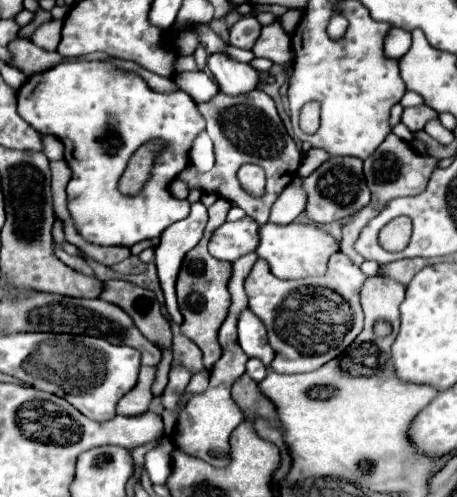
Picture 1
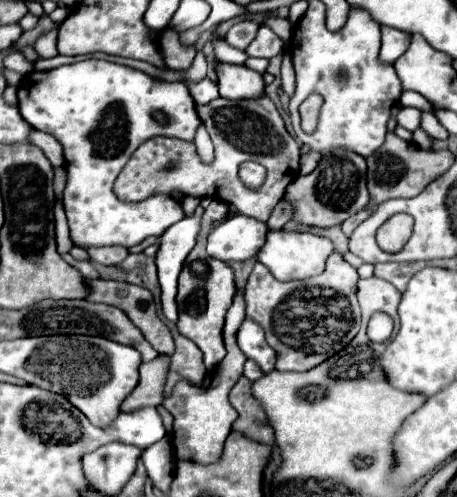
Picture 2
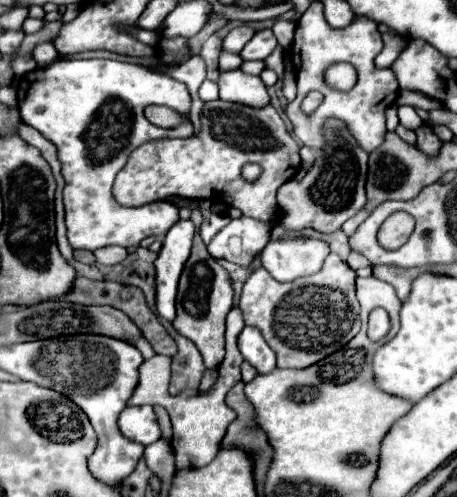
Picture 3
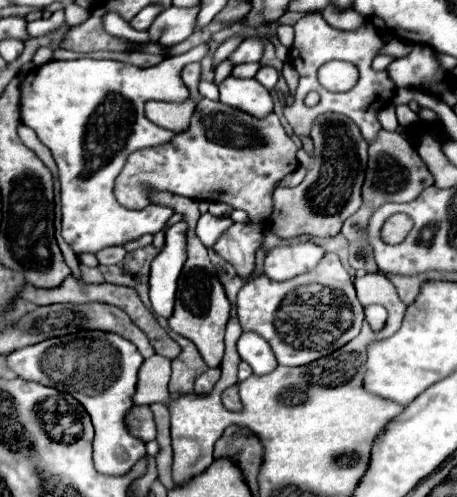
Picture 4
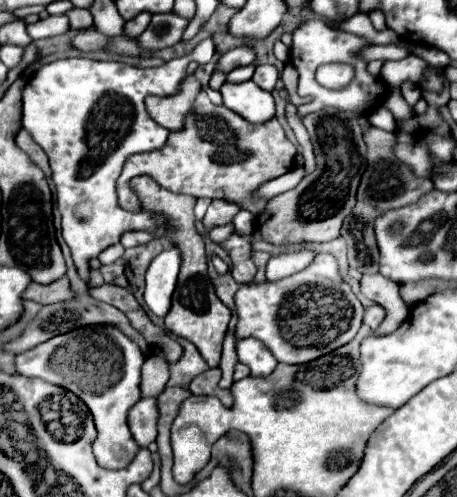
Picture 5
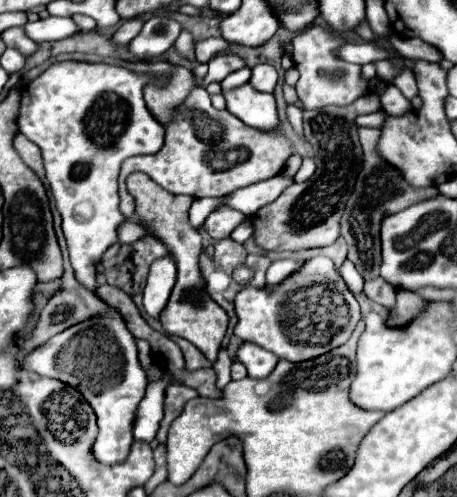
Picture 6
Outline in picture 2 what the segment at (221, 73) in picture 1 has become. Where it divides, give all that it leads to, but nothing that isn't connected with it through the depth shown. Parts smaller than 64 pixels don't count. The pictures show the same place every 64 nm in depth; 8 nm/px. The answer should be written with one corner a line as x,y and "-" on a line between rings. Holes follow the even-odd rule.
216,64
218,72
218,88
220,96
228,100
258,100
264,96
264,80
258,72
244,68
244,66
232,66
232,64

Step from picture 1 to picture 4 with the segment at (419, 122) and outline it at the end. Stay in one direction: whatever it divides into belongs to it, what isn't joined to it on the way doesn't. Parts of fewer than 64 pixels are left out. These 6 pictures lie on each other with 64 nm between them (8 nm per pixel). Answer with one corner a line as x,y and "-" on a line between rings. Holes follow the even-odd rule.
406,104
396,106
396,116
398,116
400,126
404,126
404,128
410,128
410,126
414,126
418,122
418,114
412,112

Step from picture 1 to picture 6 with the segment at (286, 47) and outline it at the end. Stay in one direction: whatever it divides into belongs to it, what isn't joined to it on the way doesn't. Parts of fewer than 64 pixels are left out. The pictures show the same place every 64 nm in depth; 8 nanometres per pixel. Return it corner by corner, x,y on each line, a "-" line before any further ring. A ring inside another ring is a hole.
220,54
208,62
208,74
202,78
202,86
206,88
210,82
222,82
234,70
244,68
244,60
236,54

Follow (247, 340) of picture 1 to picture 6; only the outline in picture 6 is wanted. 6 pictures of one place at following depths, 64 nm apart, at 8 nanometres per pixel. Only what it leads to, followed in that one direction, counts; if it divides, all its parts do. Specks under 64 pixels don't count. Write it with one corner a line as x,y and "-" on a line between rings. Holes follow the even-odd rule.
244,342
240,346
238,360
246,366
250,378
266,378
278,364
278,358
272,352
264,350
256,344
250,344
250,342

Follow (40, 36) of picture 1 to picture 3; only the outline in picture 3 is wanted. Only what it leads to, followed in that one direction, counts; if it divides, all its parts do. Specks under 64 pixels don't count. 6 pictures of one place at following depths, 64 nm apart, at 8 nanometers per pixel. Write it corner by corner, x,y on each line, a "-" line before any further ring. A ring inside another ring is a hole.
44,42
44,44
38,44
36,46
36,50
33,50
32,58
38,64
48,64
48,62
54,62
54,58
58,58
58,52
56,52
54,44

